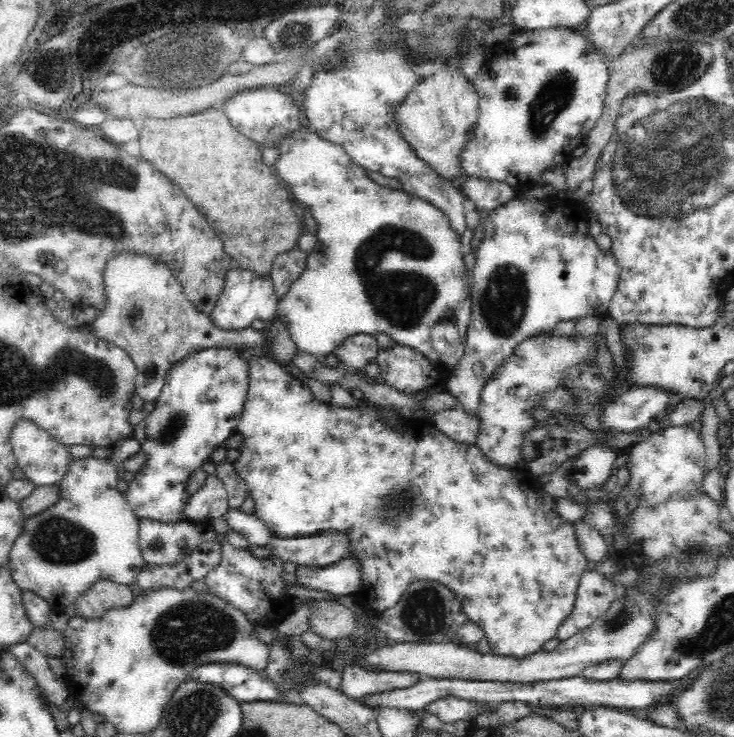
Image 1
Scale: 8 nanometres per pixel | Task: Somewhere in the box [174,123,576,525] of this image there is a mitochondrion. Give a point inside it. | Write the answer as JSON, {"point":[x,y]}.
{"point":[400,295]}

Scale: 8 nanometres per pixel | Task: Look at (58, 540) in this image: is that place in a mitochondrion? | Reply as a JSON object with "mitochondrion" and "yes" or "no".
{"mitochondrion":"yes"}

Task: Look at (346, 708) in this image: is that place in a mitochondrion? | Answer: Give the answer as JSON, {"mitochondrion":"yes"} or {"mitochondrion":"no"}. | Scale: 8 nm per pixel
{"mitochondrion":"no"}

